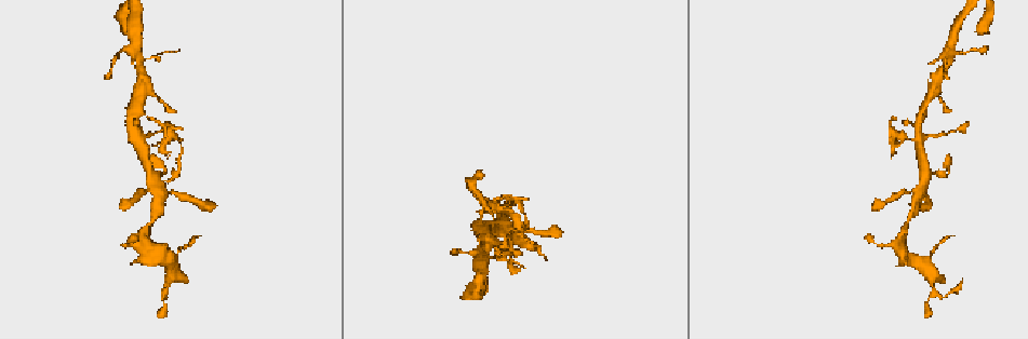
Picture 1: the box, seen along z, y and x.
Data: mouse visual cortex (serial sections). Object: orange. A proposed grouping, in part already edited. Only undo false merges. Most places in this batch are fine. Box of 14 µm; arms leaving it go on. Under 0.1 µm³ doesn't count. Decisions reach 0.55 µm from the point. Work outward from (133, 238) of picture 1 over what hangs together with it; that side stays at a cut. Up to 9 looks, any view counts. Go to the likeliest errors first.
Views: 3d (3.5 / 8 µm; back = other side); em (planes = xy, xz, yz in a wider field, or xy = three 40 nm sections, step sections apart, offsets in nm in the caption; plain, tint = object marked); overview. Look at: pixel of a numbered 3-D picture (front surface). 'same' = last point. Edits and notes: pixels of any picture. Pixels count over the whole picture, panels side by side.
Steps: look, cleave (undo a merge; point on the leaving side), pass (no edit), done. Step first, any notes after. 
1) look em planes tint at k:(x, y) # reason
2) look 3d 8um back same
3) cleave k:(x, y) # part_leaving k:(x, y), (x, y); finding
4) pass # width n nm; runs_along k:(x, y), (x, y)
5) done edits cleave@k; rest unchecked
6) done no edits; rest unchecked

look 3d 3.5um at 1:(137, 246) # sharp bend

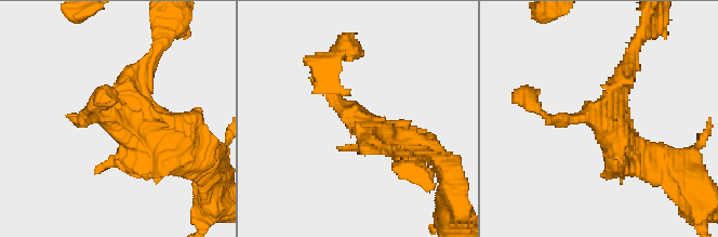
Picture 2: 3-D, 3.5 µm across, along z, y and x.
look em planes tint at 2:(356, 119)

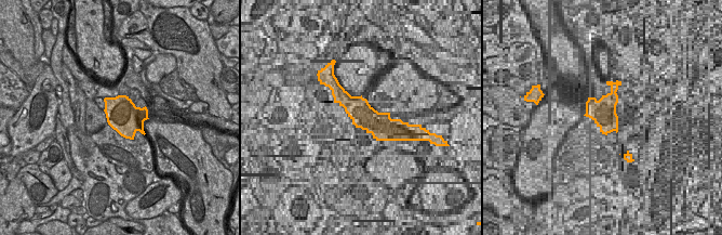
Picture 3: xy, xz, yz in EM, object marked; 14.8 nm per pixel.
look em xy step 2 tint same # cut it another way

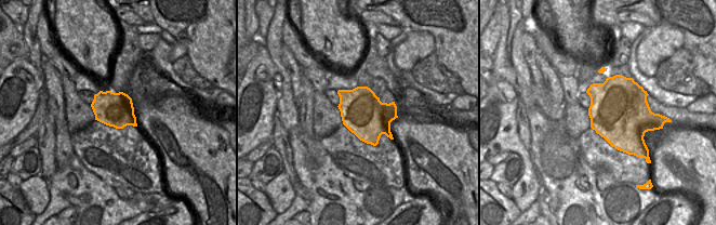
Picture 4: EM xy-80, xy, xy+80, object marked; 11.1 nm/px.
pass # runs_along 2:(326, 64), (322, 87), (389, 153); continuous, no second cell

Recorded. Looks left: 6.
look 3d 3.5um back at 1:(920, 190) # looks like a crossing

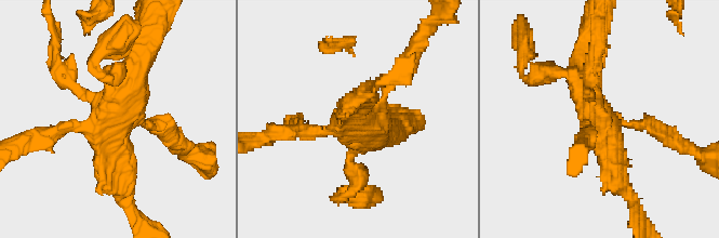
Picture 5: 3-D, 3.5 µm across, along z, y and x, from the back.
look em planes tint at 5:(118, 115)

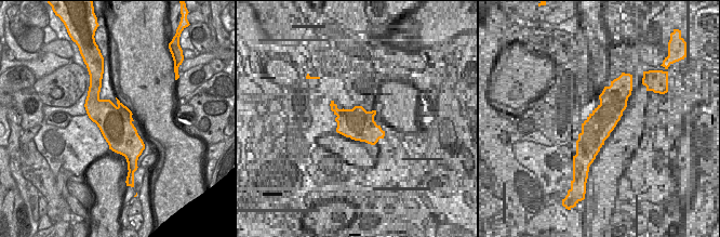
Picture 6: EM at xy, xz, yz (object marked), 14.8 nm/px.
cleave 5:(68, 67) # width 500 nm; part_leaving 5:(85, 96), (58, 70), (55, 27); two cells meet here

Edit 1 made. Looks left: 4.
look overview

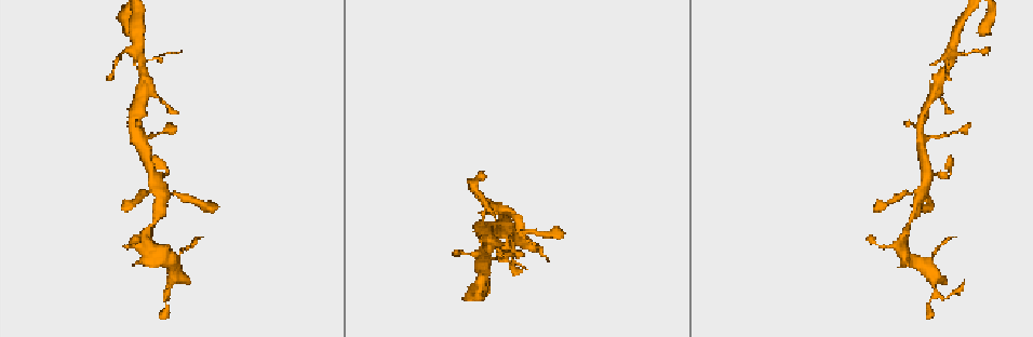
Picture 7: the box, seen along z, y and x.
look 3d 3.5um at 7:(932, 276)

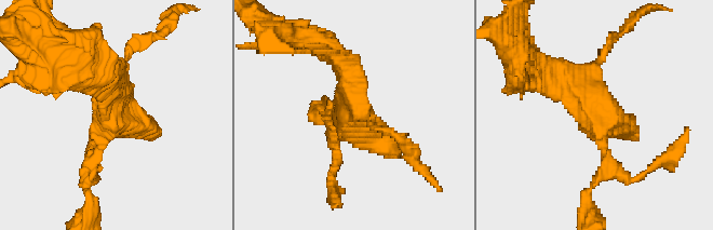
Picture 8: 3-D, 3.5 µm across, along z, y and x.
look em xy step 1 tint at 8:(597, 121) # shape alone is not enough

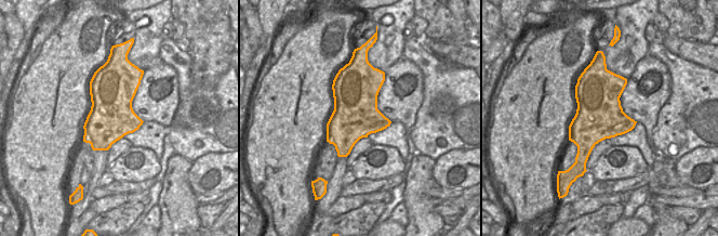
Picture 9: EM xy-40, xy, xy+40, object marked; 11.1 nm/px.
pass # one cell here

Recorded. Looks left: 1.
done edits cleave@5; rest unchecked

